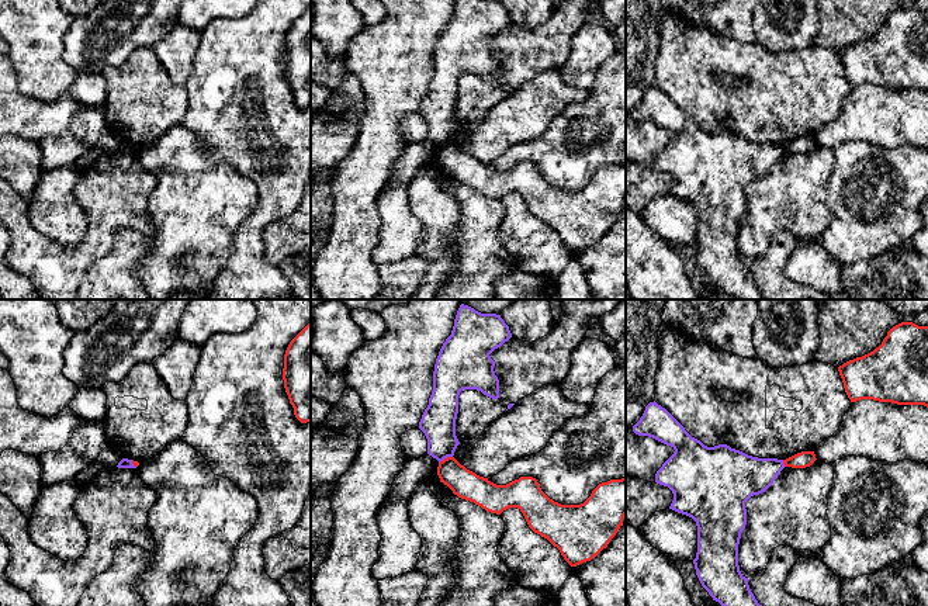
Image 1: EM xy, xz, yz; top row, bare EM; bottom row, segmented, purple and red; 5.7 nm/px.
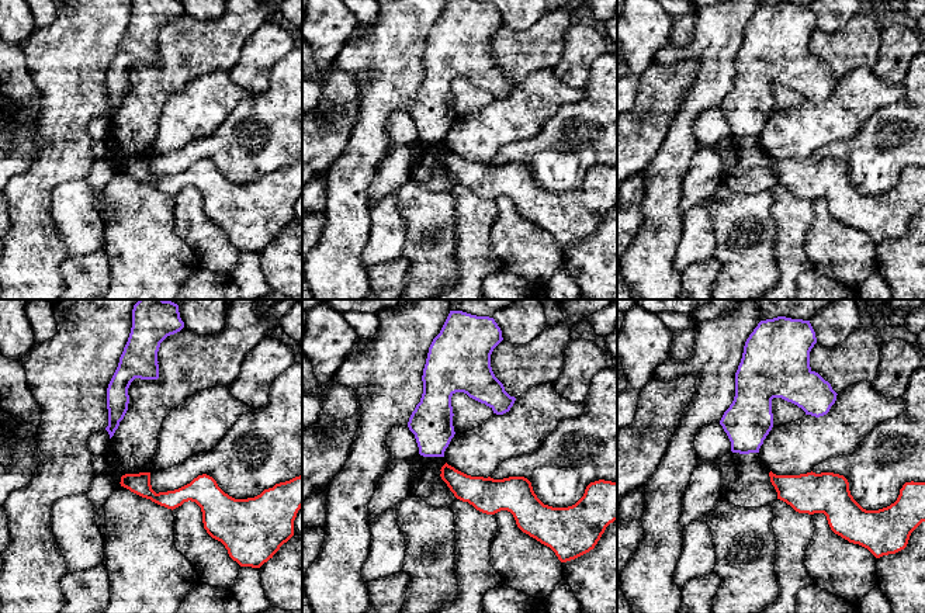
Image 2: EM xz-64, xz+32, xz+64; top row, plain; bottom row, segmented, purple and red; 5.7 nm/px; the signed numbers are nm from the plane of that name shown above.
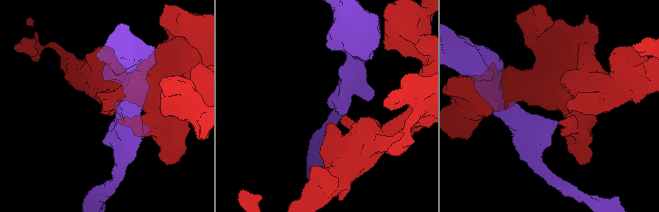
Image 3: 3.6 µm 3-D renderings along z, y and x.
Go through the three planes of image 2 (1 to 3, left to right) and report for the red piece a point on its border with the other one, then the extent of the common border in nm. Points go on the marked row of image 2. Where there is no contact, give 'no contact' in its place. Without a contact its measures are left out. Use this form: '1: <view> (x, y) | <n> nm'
1: no contact
2: no contact
3: no contact

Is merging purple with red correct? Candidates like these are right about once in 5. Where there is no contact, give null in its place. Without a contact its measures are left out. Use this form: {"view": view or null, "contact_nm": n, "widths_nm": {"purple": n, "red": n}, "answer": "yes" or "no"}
{"view": "xz", "contact_nm": 90, "widths_nm": {"purple": 200, "red": 160}, "answer": "no"}

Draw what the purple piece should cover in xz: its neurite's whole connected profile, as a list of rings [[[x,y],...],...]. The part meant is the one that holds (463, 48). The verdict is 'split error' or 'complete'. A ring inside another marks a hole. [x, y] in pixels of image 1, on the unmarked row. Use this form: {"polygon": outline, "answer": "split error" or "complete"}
{"polygon": [[[456,0],[451,20],[443,28],[436,44],[433,76],[419,107],[419,114],[427,124],[427,139],[439,148],[453,142],[460,129],[456,121],[460,77],[477,75],[492,84],[499,83],[499,65],[494,56],[495,46],[489,39],[510,22],[509,11],[501,0]]], "answer": "complete"}

